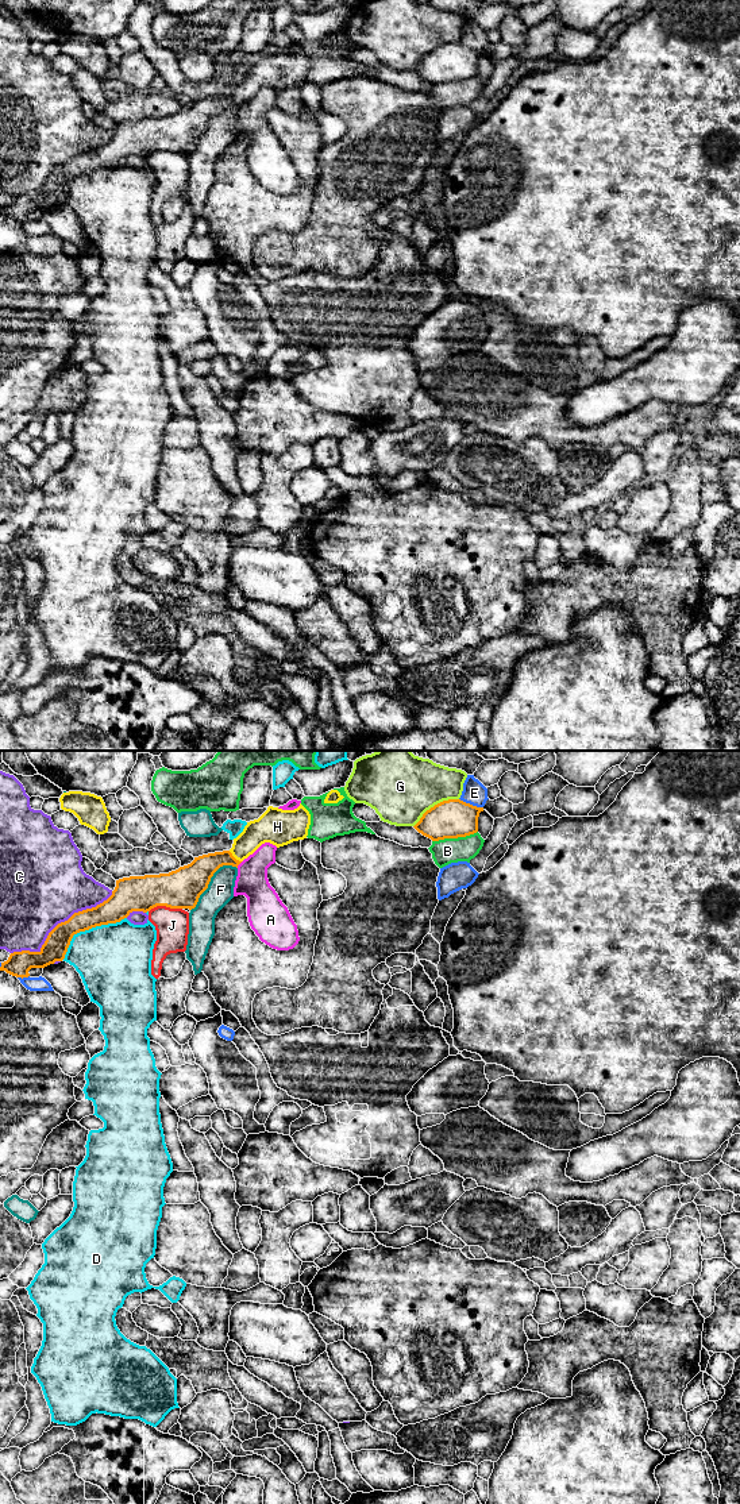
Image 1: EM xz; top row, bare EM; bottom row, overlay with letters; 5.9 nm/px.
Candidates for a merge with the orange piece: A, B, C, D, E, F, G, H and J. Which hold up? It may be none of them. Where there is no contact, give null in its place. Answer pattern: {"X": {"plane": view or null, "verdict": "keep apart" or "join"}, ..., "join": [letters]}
{"A": {"plane": "xz", "verdict": "keep apart"}, "B": {"plane": "xz", "verdict": "keep apart"}, "C": {"plane": "xz", "verdict": "keep apart"}, "D": {"plane": "xz", "verdict": "keep apart"}, "E": {"plane": "xz", "verdict": "keep apart"}, "F": {"plane": "xz", "verdict": "keep apart"}, "G": {"plane": "xz", "verdict": "keep apart"}, "H": {"plane": "xz", "verdict": "keep apart"}, "J": {"plane": "xz", "verdict": "keep apart"}, "join": []}

